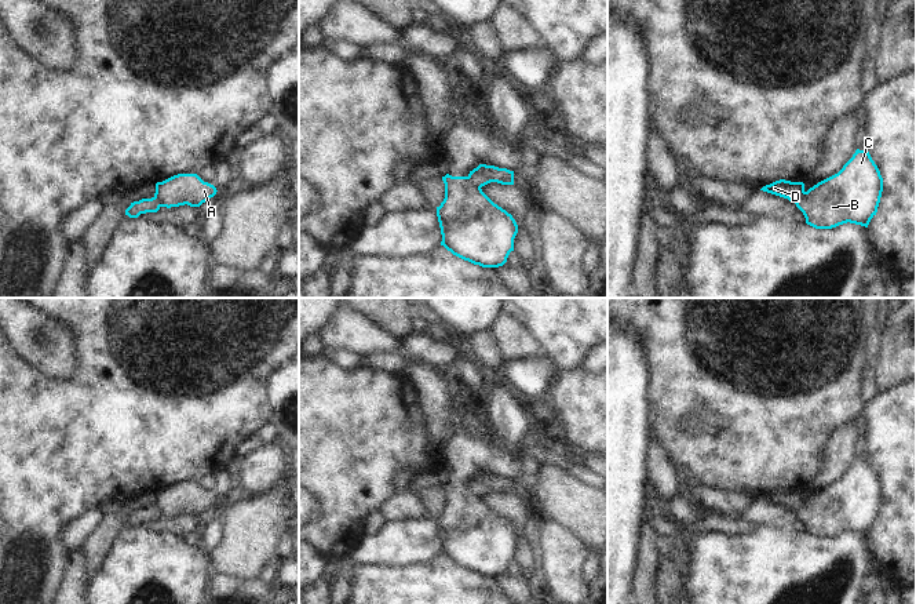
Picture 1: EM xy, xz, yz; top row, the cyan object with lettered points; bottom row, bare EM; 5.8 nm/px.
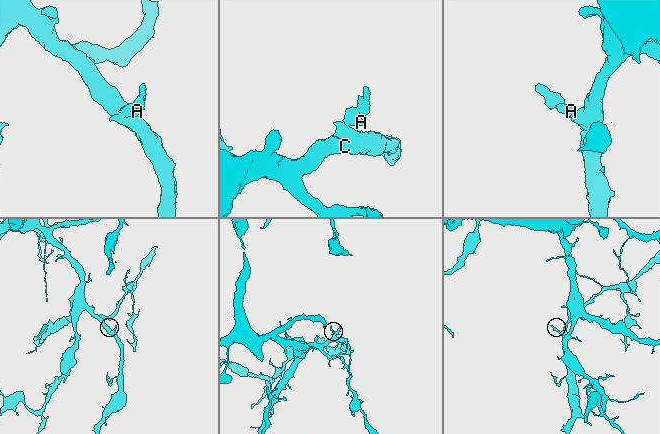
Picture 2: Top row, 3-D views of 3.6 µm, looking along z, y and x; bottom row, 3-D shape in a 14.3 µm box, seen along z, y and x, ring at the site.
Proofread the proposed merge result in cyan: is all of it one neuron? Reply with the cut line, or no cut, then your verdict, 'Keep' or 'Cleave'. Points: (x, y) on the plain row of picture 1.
Split along xz (467, 486), (480, 497). Cleave.

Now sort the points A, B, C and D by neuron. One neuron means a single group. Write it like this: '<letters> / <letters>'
A D / B C

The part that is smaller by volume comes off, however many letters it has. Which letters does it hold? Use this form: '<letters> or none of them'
A, D

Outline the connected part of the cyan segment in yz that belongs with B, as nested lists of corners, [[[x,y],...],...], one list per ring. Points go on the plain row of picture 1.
[[[857,458],[843,477],[810,496],[796,516],[806,532],[832,538],[843,532],[868,536],[876,524],[883,487],[868,459]]]

